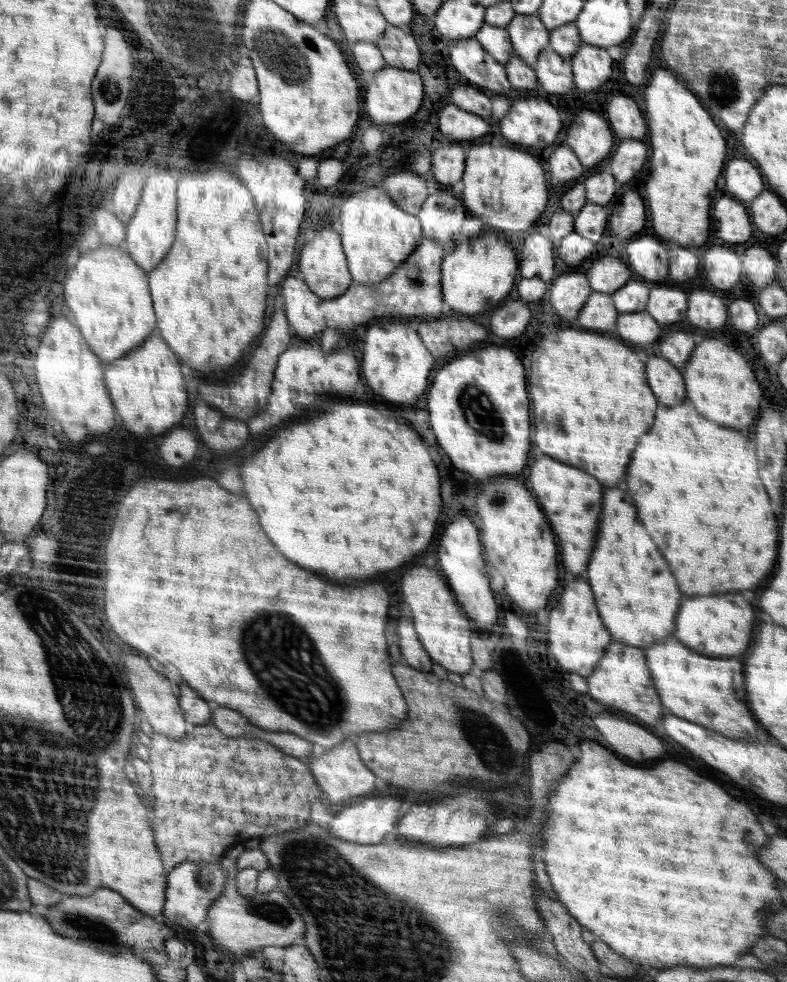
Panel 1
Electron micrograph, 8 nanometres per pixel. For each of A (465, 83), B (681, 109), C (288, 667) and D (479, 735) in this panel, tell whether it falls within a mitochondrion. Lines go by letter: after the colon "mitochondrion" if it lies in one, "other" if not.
A: other
B: other
C: mitochondrion
D: mitochondrion

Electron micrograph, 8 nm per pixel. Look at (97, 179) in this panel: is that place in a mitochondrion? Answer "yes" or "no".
no

